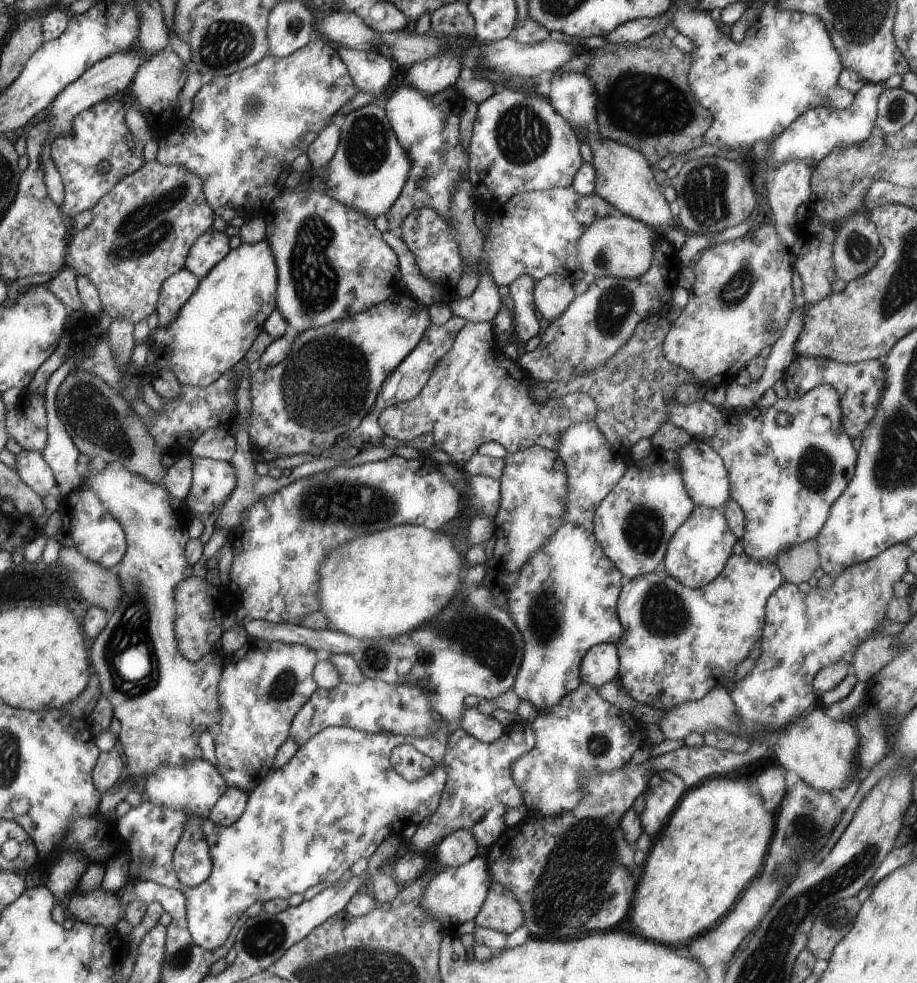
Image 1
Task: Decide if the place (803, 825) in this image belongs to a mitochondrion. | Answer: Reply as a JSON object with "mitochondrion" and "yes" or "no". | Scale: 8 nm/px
{"mitochondrion":"yes"}

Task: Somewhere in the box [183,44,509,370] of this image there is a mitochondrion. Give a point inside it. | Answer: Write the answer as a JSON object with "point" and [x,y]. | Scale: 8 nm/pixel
{"point":[314,281]}

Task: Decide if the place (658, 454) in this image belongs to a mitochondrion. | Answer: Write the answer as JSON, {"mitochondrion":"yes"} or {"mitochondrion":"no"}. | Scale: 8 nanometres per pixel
{"mitochondrion":"no"}

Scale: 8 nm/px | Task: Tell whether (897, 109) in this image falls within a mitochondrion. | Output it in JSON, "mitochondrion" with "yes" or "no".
{"mitochondrion":"yes"}

